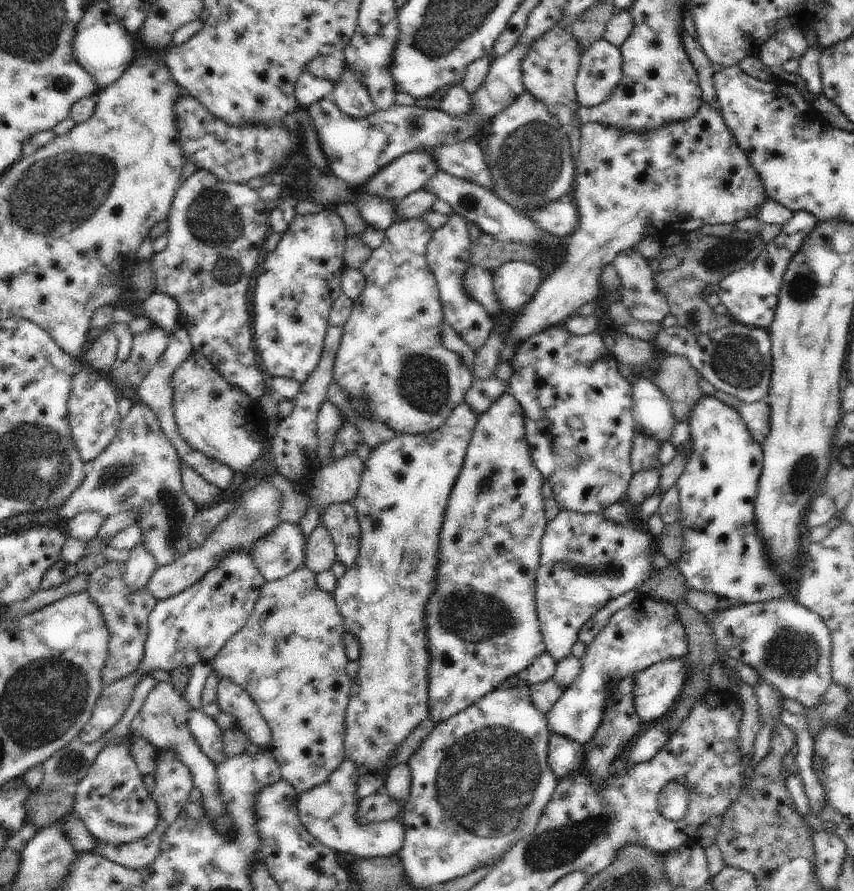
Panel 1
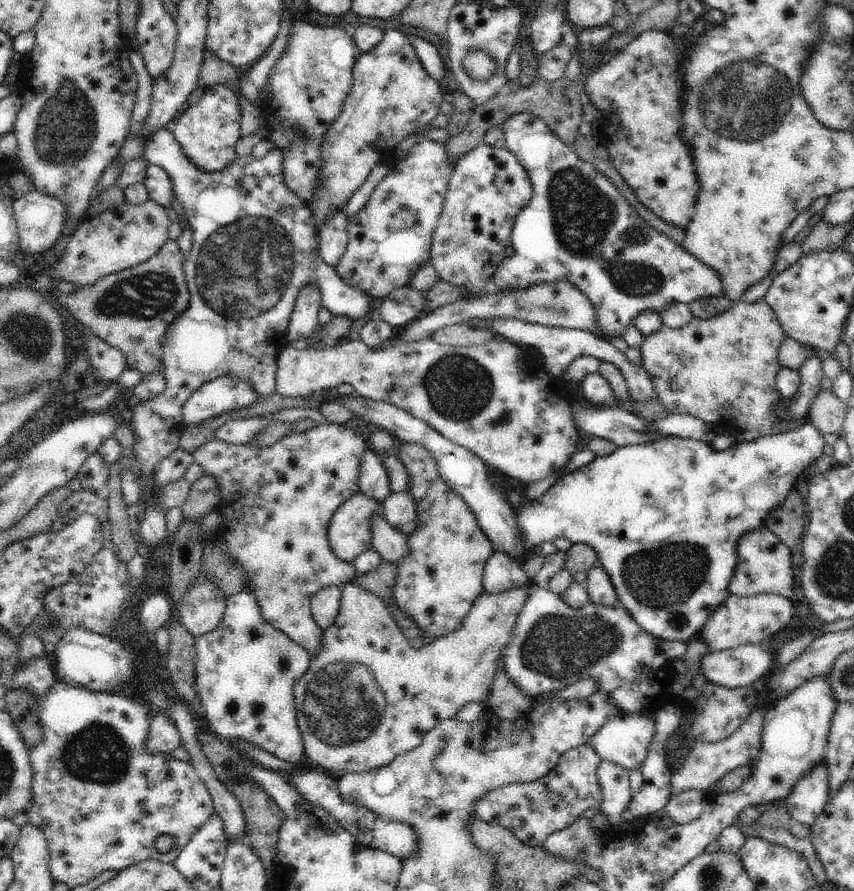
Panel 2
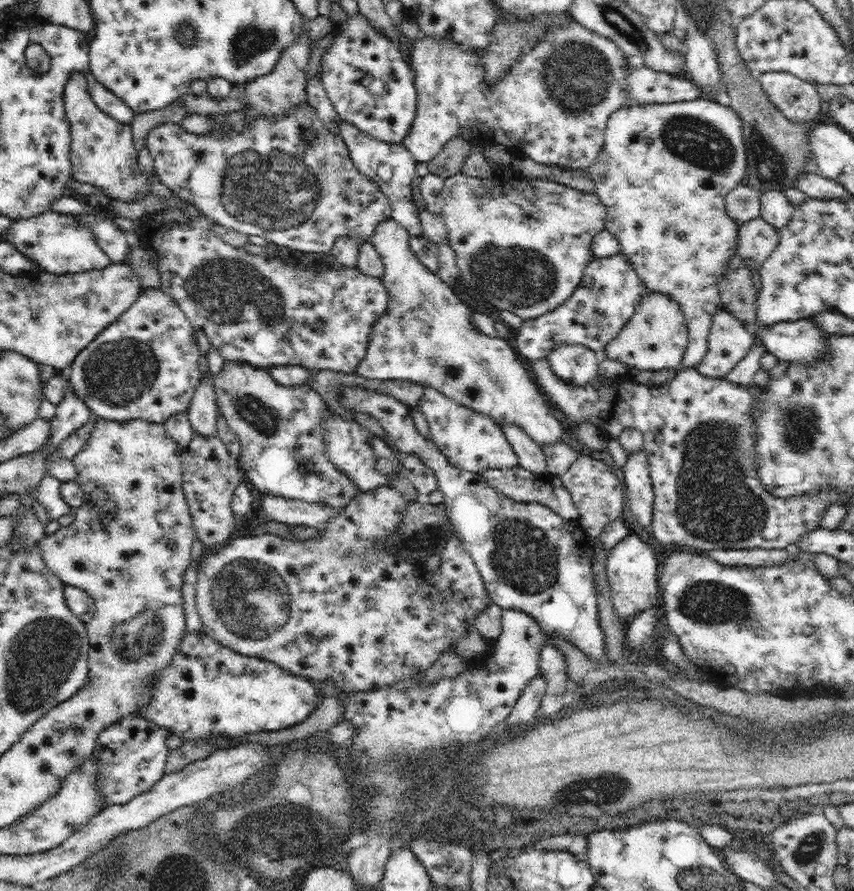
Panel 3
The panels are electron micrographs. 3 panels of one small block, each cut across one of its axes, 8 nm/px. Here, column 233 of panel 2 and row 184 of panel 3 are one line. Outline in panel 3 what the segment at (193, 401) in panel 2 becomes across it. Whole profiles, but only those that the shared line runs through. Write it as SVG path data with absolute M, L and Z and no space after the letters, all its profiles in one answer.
M346 121L338 124L340 136L344 140L353 164L367 178L374 181L391 205L392 219L399 222L410 233L410 236L422 236L419 209L413 200L412 181L417 176L418 162L403 143L386 143L371 138L368 133L360 131L356 126Z

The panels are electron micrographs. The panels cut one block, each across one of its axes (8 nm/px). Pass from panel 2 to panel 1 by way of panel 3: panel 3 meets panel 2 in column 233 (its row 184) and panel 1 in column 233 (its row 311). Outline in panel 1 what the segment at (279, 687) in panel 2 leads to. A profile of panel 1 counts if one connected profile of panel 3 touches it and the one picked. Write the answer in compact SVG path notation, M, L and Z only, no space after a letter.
M221 678L217 686L216 700L220 710L236 718L238 727L252 740L252 744L269 748L272 733L258 705L252 697L230 678Z

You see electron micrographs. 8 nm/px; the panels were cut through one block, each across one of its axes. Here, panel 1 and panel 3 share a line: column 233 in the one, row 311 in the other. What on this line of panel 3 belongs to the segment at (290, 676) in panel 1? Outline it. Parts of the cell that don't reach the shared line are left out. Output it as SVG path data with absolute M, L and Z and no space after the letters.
M646 290L632 318L620 334L608 342L603 356L642 370L678 369L688 344L688 327L679 304L667 294Z

